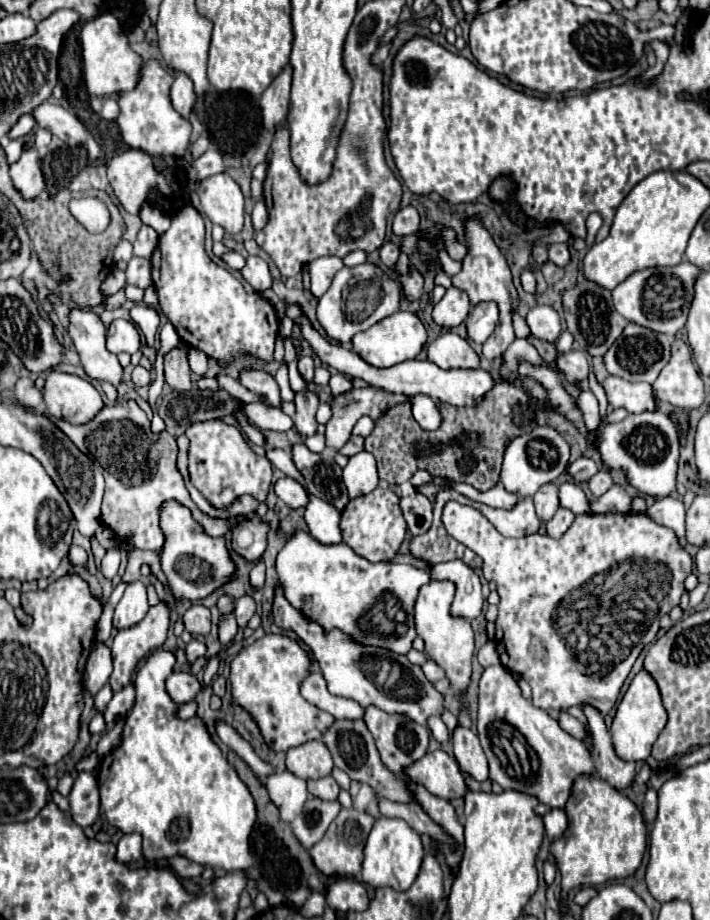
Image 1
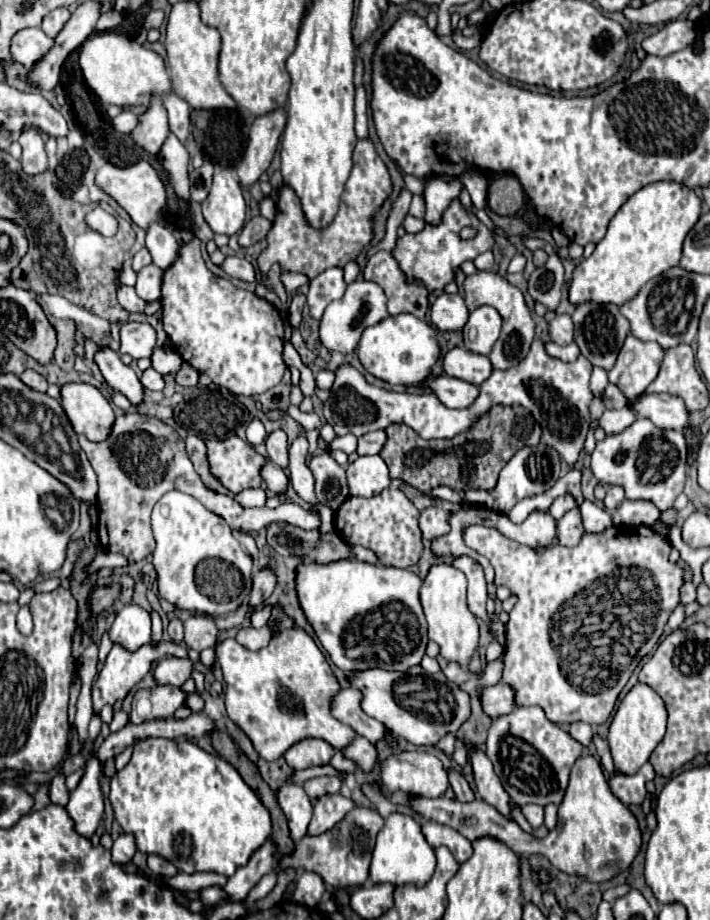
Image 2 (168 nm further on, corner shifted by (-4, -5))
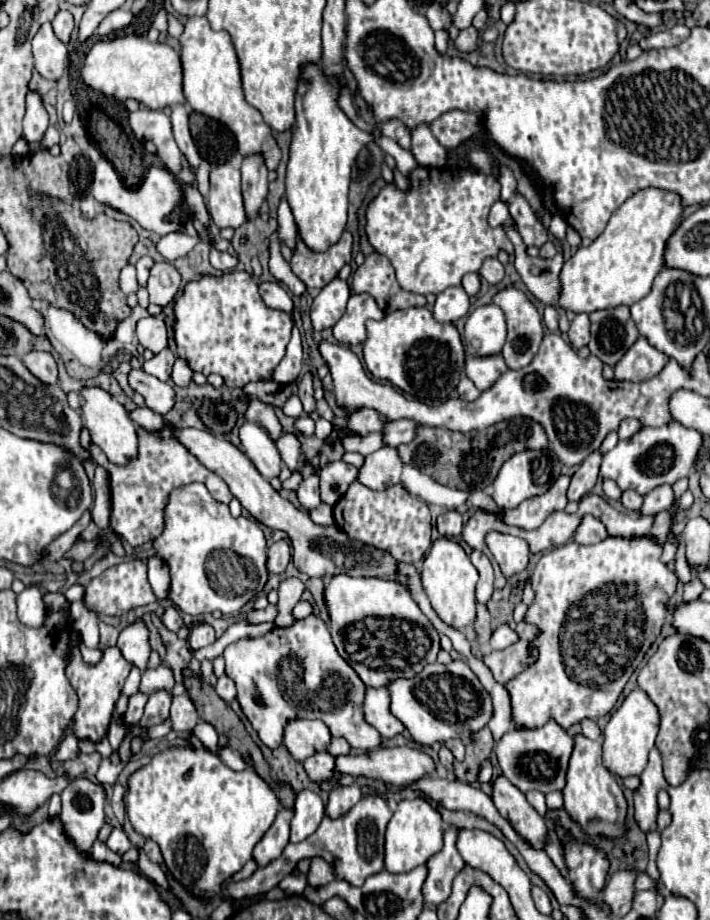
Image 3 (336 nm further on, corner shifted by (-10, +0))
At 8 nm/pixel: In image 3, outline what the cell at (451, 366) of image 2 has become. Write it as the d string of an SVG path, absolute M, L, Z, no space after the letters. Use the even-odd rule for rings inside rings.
M488 356L488 358L468 358L466 362L466 376L476 384L480 392L492 388L492 384L508 370L502 356Z

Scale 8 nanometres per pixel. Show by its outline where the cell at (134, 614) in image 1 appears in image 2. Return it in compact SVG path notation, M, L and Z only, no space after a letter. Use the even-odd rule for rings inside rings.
M136 603L124 605L110 627L110 639L128 651L136 651L150 641L150 613Z

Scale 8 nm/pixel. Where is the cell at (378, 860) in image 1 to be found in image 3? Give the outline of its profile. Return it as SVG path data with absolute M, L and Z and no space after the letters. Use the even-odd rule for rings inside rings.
M426 798L402 800L388 822L386 830L386 870L388 872L410 872L420 864L426 864L430 856L434 856L442 848L442 834L444 834L444 820L438 808L428 802Z

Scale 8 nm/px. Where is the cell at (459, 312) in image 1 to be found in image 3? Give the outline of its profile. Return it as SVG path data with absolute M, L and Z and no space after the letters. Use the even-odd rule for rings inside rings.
M452 286L436 296L432 314L438 322L456 322L458 318L468 314L468 308L470 308L470 300L464 288Z

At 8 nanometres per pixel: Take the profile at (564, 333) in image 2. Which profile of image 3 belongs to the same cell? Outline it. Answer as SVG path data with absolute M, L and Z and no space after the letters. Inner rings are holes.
M576 314L576 318L570 324L568 338L574 348L582 348L590 342L590 320L588 314Z

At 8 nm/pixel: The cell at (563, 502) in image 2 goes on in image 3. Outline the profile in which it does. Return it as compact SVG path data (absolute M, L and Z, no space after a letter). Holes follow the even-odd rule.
M592 452L574 472L572 480L570 480L570 490L568 490L568 500L580 500L582 496L586 496L596 480L598 480L598 472L600 472L600 464L602 464L602 454L600 452Z

